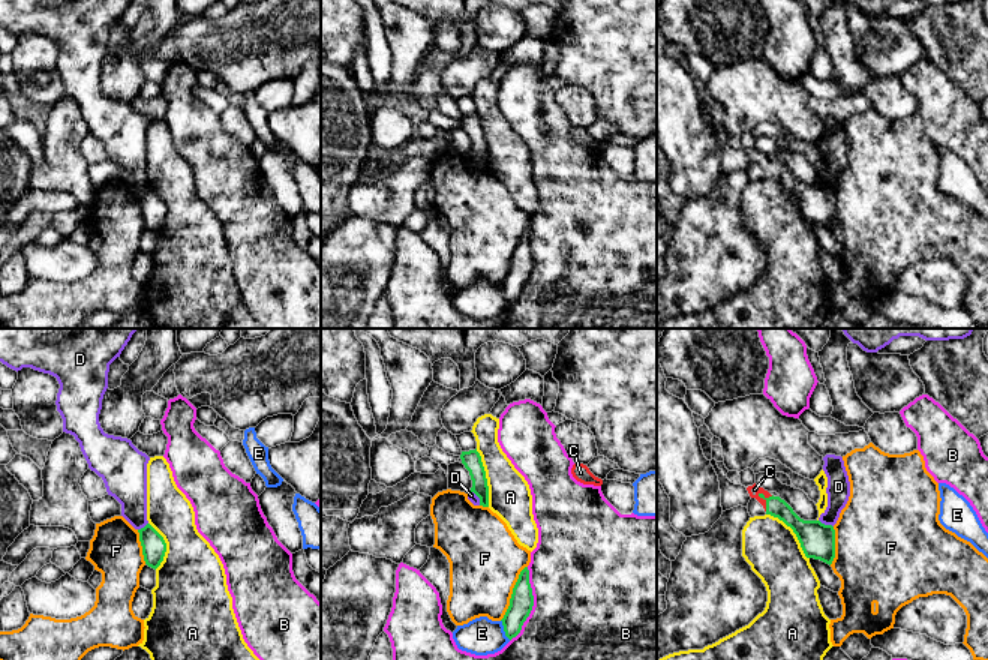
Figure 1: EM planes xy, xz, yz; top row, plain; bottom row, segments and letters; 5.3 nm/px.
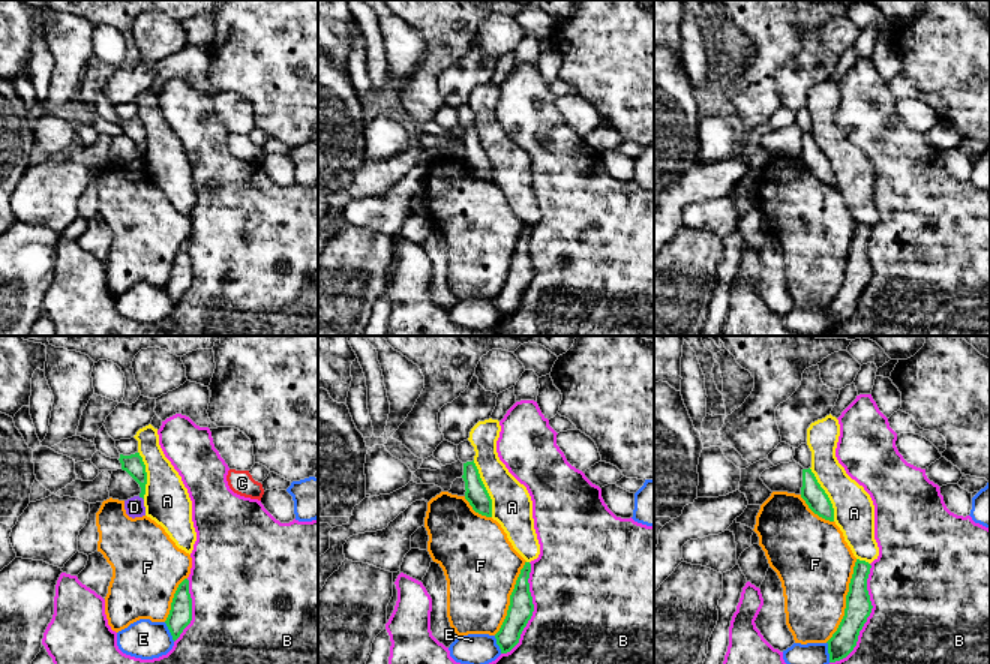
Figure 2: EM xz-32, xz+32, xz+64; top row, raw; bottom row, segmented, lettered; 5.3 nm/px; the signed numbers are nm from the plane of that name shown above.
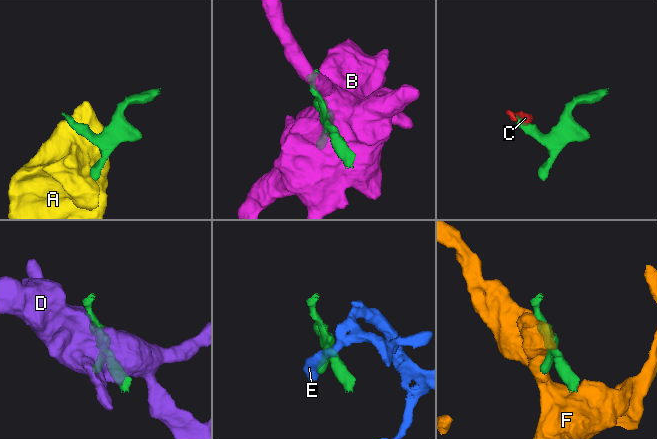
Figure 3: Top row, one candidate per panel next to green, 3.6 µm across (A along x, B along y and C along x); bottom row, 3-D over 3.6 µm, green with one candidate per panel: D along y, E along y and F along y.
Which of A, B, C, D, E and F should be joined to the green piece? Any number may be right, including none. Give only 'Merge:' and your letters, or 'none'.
Merge: C

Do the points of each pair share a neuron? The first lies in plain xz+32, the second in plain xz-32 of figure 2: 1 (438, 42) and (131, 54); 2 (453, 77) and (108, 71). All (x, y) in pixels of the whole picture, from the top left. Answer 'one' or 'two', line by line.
1: one
2: two

